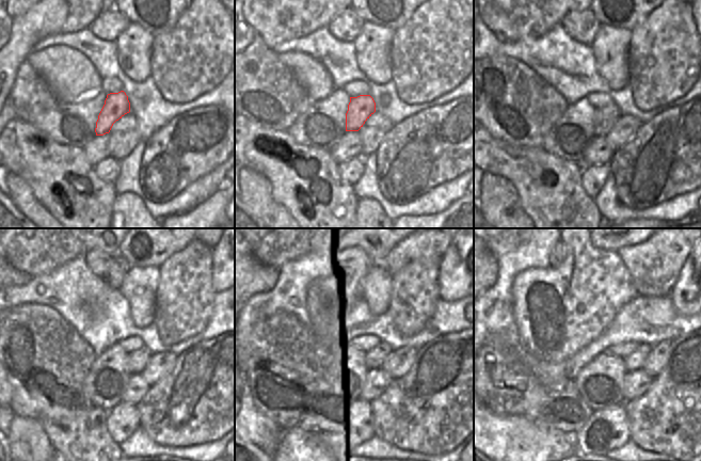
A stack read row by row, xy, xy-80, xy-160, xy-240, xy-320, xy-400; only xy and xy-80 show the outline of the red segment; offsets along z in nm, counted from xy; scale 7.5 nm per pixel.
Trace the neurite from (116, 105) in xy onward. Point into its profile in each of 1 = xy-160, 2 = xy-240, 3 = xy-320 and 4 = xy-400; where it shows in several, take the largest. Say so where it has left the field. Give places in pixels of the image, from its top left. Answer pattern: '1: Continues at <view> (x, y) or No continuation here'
1: Continues at xy-160 (605, 117)
2: Continues at xy-240 (137, 360)
3: Continues at xy-320 (377, 356)
4: Continues at xy-400 (635, 361).

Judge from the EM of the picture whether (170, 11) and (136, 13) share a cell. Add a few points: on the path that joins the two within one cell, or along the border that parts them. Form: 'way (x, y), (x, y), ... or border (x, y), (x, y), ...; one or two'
way (161, 11), (154, 11), (144, 20); one

